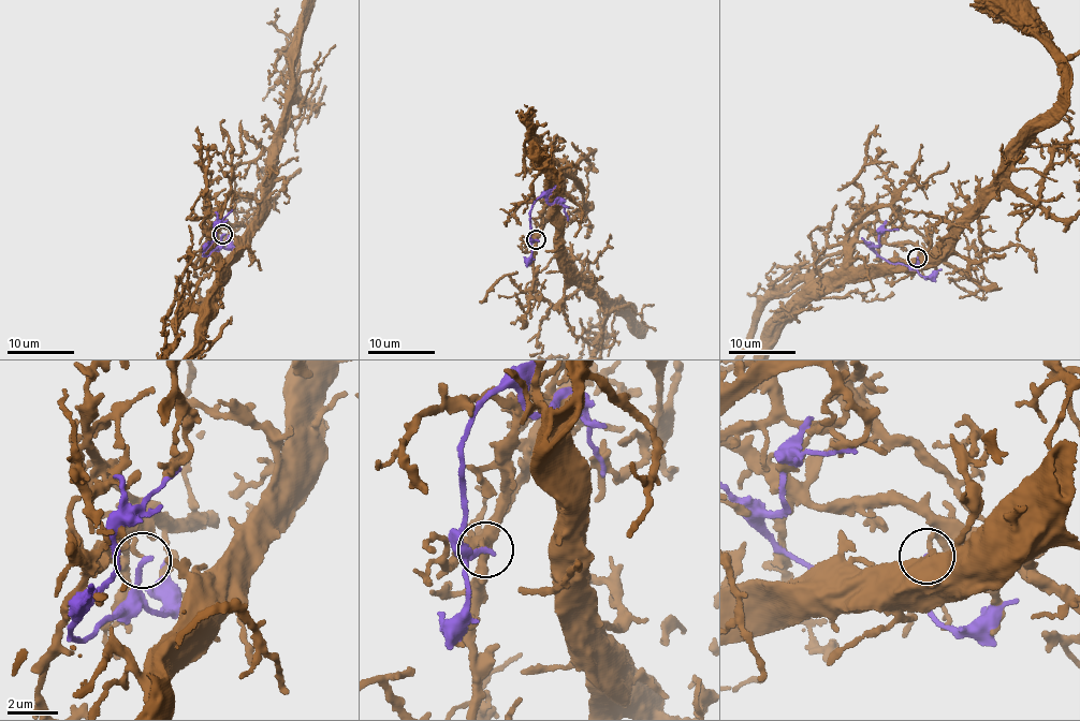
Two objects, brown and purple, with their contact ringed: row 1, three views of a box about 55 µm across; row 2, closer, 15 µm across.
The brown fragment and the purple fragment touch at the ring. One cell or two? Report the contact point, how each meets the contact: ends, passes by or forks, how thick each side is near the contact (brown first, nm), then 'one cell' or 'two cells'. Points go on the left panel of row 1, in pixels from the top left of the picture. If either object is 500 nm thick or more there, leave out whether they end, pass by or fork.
place (222, 234); brown passes by; purple ends; calibres 130 and 220 nm; two cells

